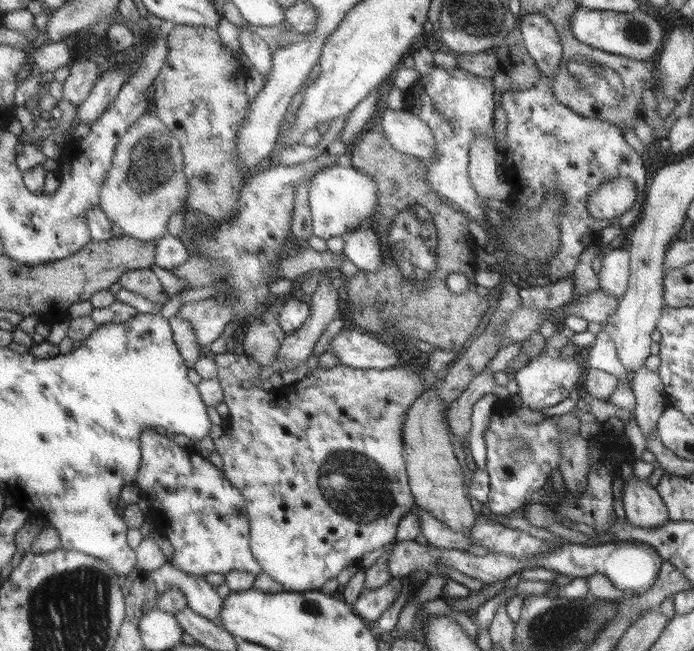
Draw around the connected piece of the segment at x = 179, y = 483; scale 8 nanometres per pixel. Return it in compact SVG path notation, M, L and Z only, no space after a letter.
M146 428L140 435L141 462L135 482L152 505L153 515L160 514L168 522L166 536L174 548L172 560L168 560L182 572L192 576L226 575L231 571L246 571L252 575L262 574L262 567L256 560L250 546L250 523L244 495L207 458L186 452L167 436L157 434L156 428Z

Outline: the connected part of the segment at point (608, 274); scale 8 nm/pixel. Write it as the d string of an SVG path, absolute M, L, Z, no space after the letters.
M608 248L602 253L602 267L599 272L599 288L622 298L628 290L631 266L630 253L627 249Z

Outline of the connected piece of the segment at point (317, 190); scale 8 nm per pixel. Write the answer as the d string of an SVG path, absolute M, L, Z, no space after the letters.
M332 164L319 170L311 178L309 205L312 215L313 234L328 240L332 236L345 237L356 230L363 220L372 220L379 203L379 188L376 181L356 167Z

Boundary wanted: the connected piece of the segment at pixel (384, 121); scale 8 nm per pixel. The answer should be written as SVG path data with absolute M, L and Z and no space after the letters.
M387 108L381 117L376 118L381 124L390 144L400 152L410 154L421 161L428 162L437 155L437 144L431 128L408 110L396 111Z

